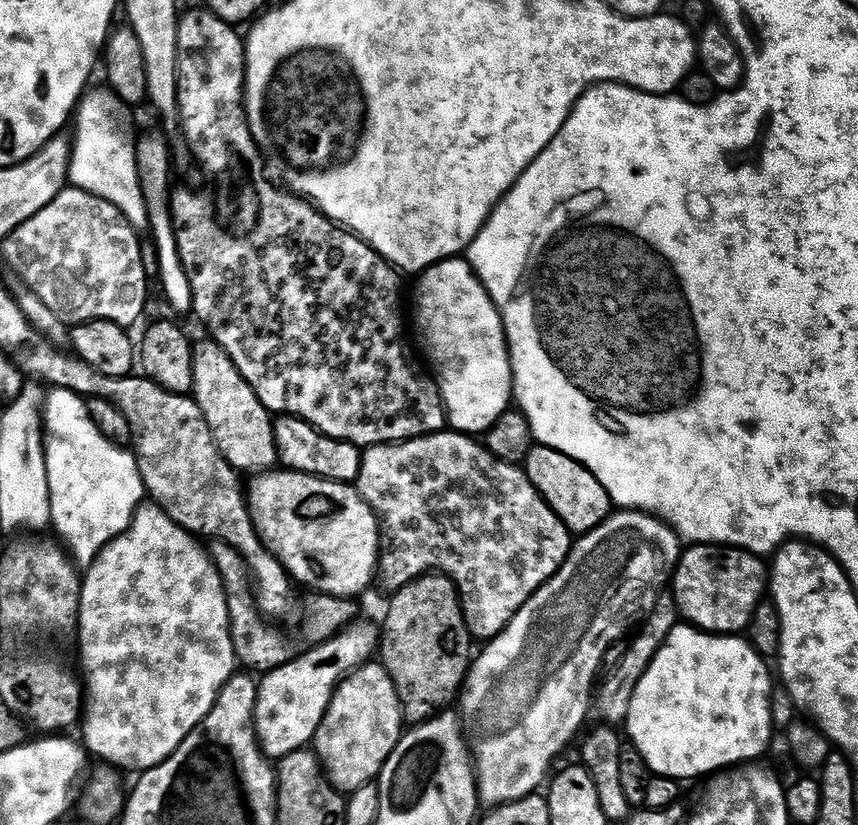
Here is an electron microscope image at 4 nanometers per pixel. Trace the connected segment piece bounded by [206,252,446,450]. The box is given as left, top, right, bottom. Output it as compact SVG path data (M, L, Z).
M284 252L282 266L278 262L276 266L268 266L268 270L276 270L268 272L268 284L284 286L278 296L278 304L282 308L278 306L276 312L278 316L282 314L284 322L278 328L206 328L215 347L228 355L228 361L254 390L263 408L272 414L305 420L332 440L346 440L361 450L373 444L394 444L401 440L414 440L418 436L430 436L445 427L446 413L439 391L431 383L423 384L404 357L406 328L372 328L372 322L358 324L354 312L348 308L346 314L334 296L330 296L330 302L312 300L316 288L312 282L310 286L304 282L304 268L298 258L288 252Z

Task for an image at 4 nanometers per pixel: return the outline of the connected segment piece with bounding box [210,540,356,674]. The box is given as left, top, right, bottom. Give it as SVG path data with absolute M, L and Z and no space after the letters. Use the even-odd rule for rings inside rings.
M215 540L210 546L212 563L215 564L221 579L224 580L224 592L227 594L227 610L229 625L232 630L232 644L240 644L240 652L244 652L244 658L239 663L245 669L260 674L274 670L299 655L300 651L306 651L313 645L321 644L333 638L344 629L349 627L350 622L356 614L356 602L347 597L328 596L324 593L308 594L305 599L298 599L298 594L293 591L286 594L281 602L271 601L268 608L274 612L284 612L294 625L298 626L298 646L290 642L283 632L272 624L263 622L262 616L254 602L256 599L248 564L240 557L235 548Z

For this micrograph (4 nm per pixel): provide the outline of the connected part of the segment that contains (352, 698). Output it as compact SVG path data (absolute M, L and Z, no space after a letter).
M367 662L341 680L325 712L325 717L317 728L314 739L314 751L320 757L323 771L336 791L349 794L348 792L358 790L360 792L368 788L379 777L382 766L398 746L400 737L405 735L404 724L406 725L406 717L400 706L400 696L396 693L394 682L383 663Z

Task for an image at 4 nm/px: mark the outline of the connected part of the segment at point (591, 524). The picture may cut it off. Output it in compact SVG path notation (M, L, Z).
M533 446L525 457L522 467L528 481L535 486L544 501L552 507L556 517L564 521L564 525L573 534L583 534L591 528L596 528L603 520L607 520L613 511L612 499L595 480L583 478L584 480L572 480L568 484L569 461L558 458L558 453L552 448Z

